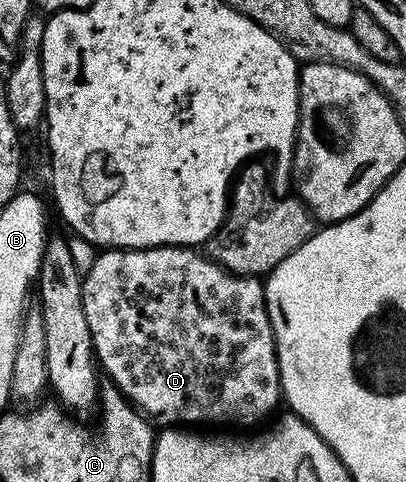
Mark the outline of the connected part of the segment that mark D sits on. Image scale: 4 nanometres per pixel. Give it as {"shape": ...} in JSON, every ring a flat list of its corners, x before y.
{"shape":[[151,246,144,250,109,248,98,253,93,267,84,271,82,281,83,311,90,328,93,352,100,369,109,373,108,381,116,386,132,405,146,418,165,428,178,424,188,424,197,428,200,422,210,422,213,426,253,426,261,422,282,401,281,377,277,363,277,345,271,328,269,313,265,307,265,287,256,278,244,278,224,270,212,258,193,248,180,246]]}

